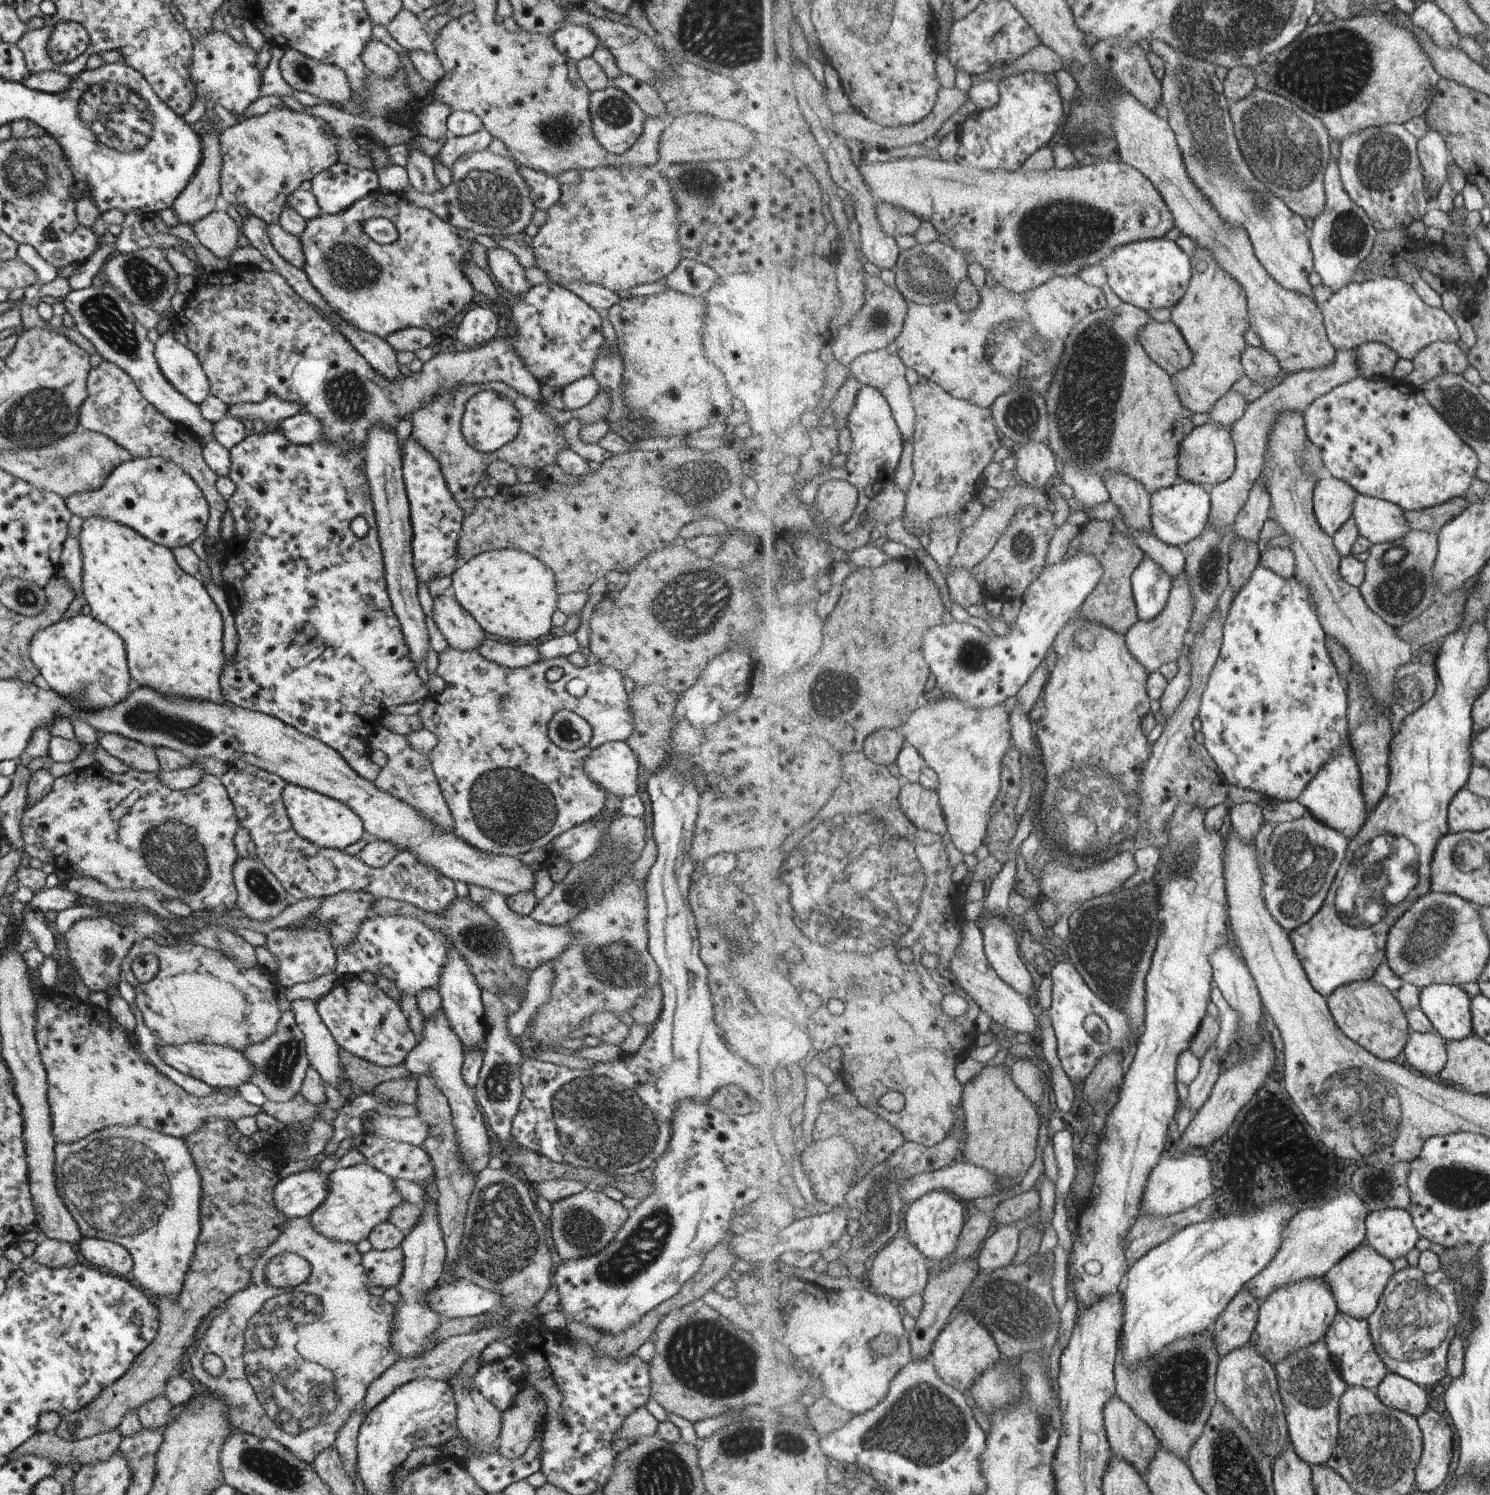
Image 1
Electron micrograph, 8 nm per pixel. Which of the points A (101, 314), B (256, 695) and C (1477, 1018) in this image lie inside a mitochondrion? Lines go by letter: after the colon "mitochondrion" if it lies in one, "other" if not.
A: mitochondrion
B: other
C: other

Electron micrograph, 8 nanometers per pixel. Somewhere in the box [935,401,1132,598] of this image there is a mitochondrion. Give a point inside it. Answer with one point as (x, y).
(1024, 549)

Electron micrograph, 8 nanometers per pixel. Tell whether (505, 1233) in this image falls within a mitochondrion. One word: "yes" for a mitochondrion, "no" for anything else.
yes

